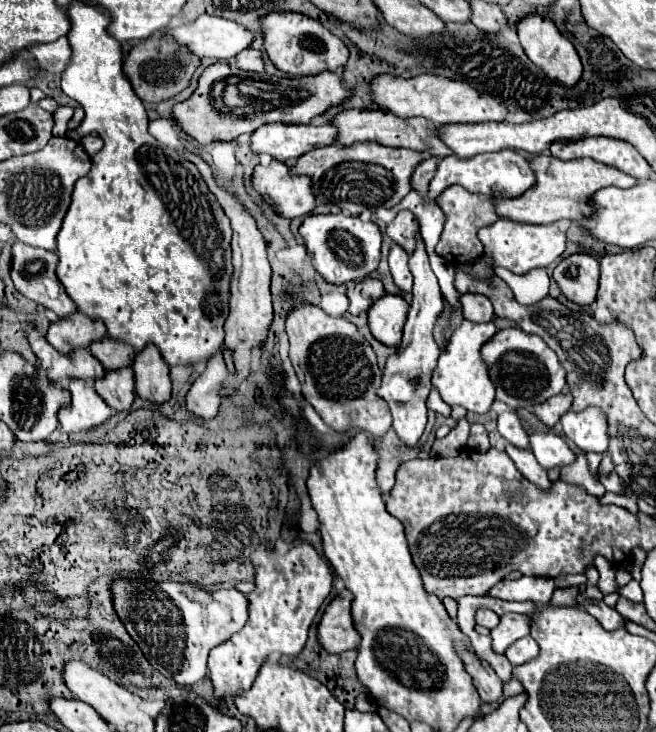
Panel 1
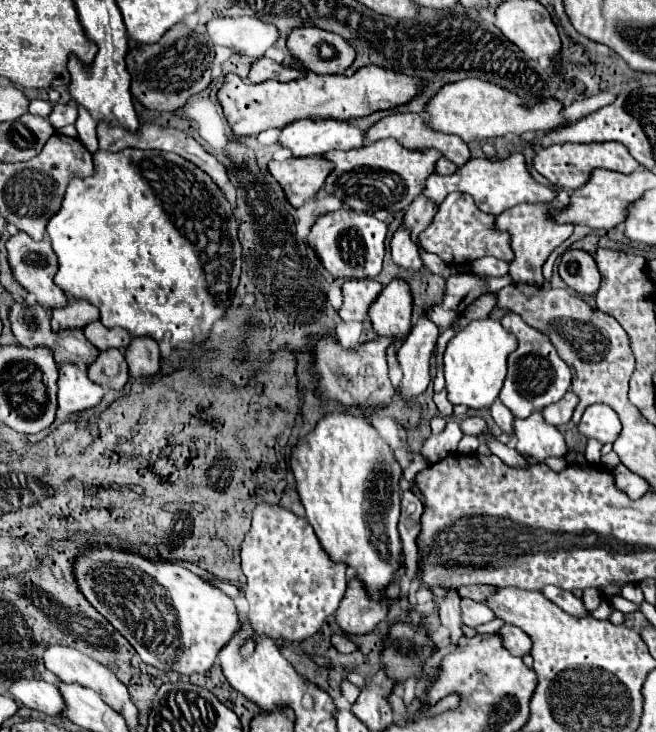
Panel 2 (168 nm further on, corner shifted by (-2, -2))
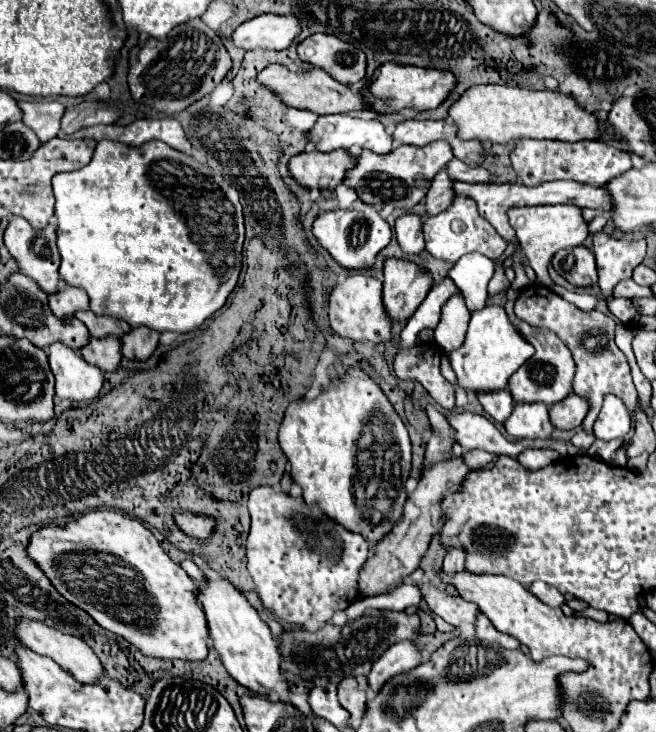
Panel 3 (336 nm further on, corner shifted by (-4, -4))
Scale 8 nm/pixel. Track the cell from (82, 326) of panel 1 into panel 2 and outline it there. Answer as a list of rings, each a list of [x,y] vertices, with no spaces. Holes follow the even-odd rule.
[[[72,300],[68,306],[54,310],[52,314],[52,330],[82,330],[86,324],[100,320],[100,312],[84,300]]]

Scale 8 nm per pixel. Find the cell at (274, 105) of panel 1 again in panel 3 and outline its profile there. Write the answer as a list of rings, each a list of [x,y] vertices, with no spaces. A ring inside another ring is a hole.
[[[382,64],[374,72],[372,82],[362,90],[362,94],[368,96],[378,114],[384,114],[384,112],[398,112],[402,108],[418,108],[418,110],[438,108],[448,98],[452,88],[456,88],[456,76],[452,76],[452,72],[426,70],[402,64]]]

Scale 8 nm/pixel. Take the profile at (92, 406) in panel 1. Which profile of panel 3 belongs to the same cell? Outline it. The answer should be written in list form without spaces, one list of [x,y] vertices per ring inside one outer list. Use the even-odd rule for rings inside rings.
[[[54,342],[48,350],[48,362],[56,378],[56,396],[62,400],[96,400],[102,390],[102,370],[88,364],[78,350]]]

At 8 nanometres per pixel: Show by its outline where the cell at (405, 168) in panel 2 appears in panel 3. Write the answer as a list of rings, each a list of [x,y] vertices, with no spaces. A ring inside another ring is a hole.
[[[432,142],[428,146],[416,148],[416,146],[398,146],[390,154],[376,154],[372,150],[364,150],[358,156],[358,164],[346,172],[344,184],[348,188],[356,188],[358,198],[364,200],[366,204],[376,206],[380,210],[386,202],[392,208],[406,208],[410,210],[416,206],[428,192],[428,184],[432,178],[446,168],[446,164],[454,158],[452,148],[448,142]]]

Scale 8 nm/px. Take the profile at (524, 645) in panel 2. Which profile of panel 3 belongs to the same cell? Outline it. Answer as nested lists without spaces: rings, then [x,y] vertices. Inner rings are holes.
[[[476,614],[476,638],[484,644],[490,644],[490,646],[502,646],[502,648],[508,648],[508,650],[520,648],[520,642],[514,636],[498,632],[490,624],[490,620],[486,620],[484,614]]]

